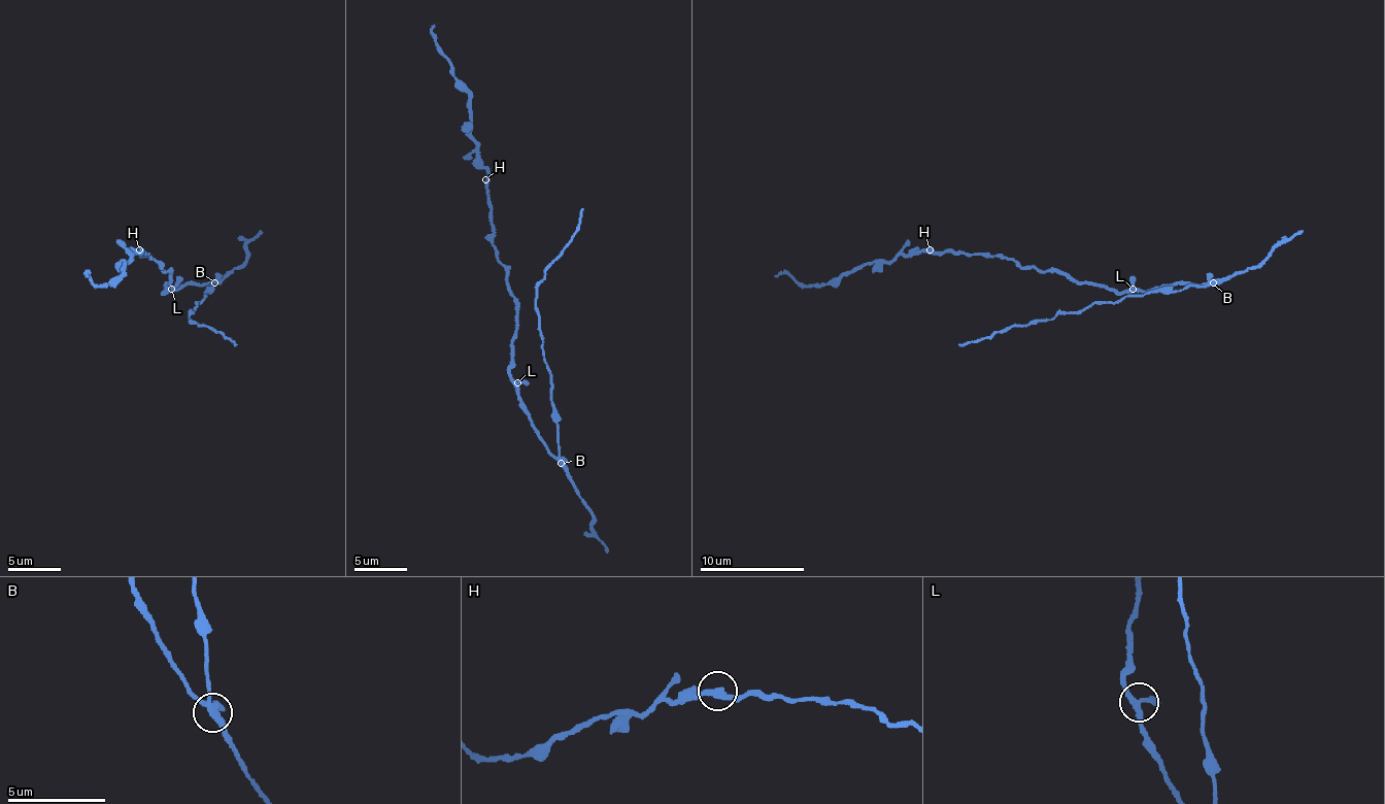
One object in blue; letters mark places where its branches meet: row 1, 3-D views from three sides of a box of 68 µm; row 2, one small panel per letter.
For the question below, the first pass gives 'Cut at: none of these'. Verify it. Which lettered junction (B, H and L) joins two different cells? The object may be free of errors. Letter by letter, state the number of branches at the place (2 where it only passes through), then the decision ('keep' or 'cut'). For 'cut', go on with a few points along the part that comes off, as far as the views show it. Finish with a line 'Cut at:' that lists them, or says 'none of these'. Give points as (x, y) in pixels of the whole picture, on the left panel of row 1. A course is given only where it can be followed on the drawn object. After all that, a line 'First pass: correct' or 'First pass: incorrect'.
B: 3 | cut | (215, 283), (197, 302), (189, 321), (207, 326), (236, 343)
H: 2 | keep
L: 3 | keep
Cut at: B
First pass: incorrect

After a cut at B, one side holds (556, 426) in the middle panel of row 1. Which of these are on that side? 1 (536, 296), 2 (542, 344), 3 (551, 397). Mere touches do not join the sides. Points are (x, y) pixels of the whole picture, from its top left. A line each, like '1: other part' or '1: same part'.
1: same part
2: same part
3: same part

